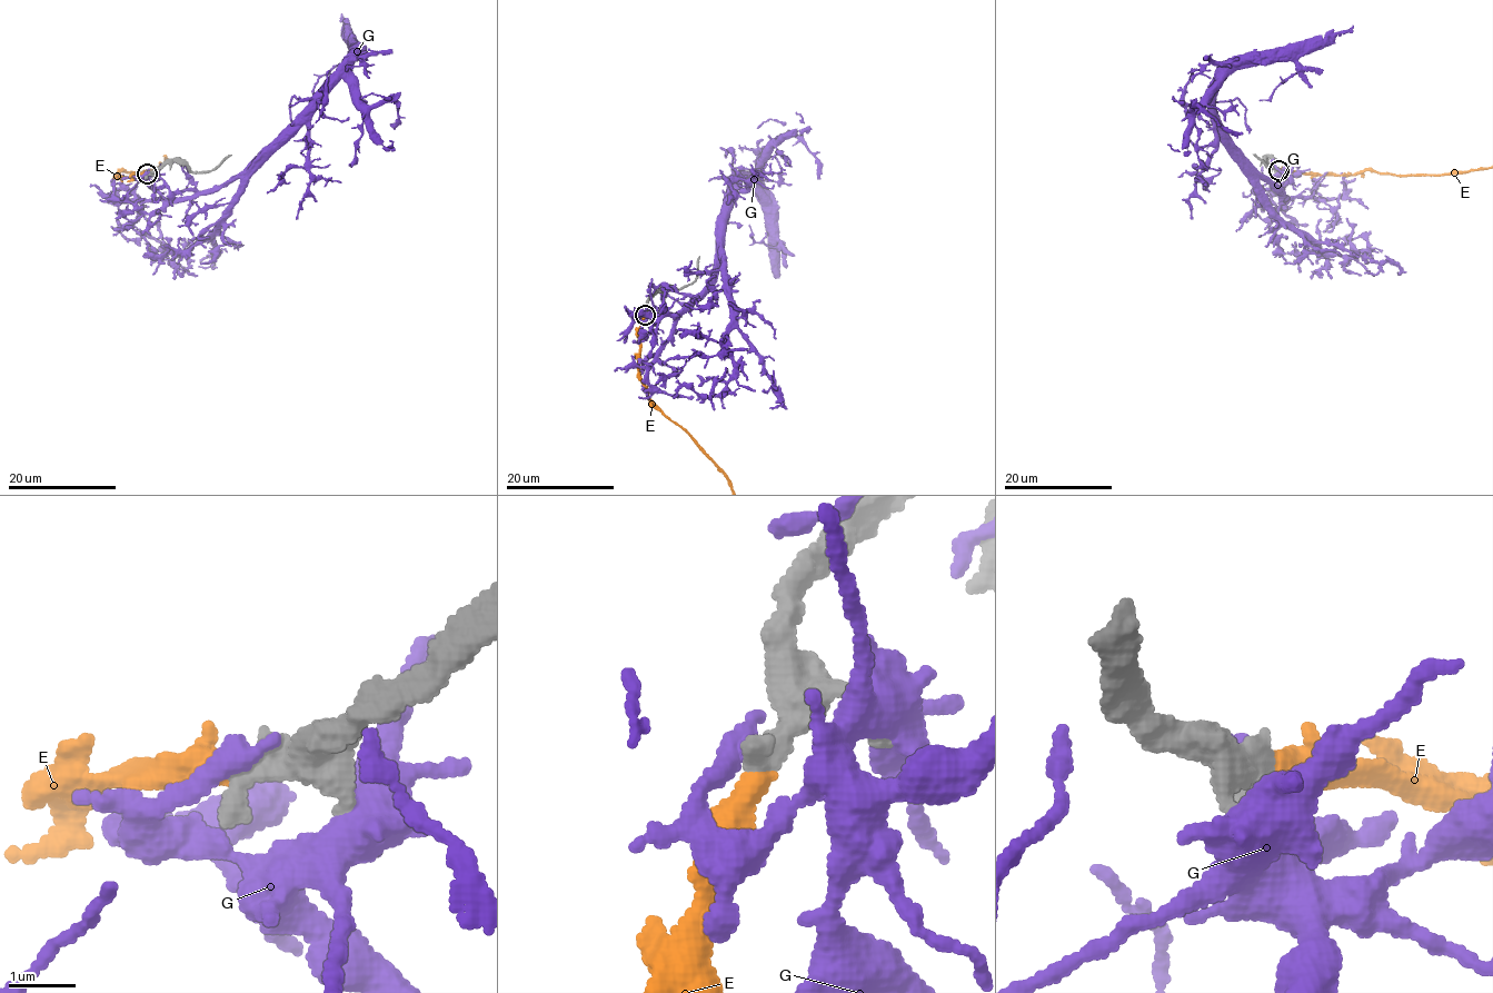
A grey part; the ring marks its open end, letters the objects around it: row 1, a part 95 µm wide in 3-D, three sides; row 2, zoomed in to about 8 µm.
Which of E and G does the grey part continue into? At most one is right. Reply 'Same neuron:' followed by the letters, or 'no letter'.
Same neuron: E

